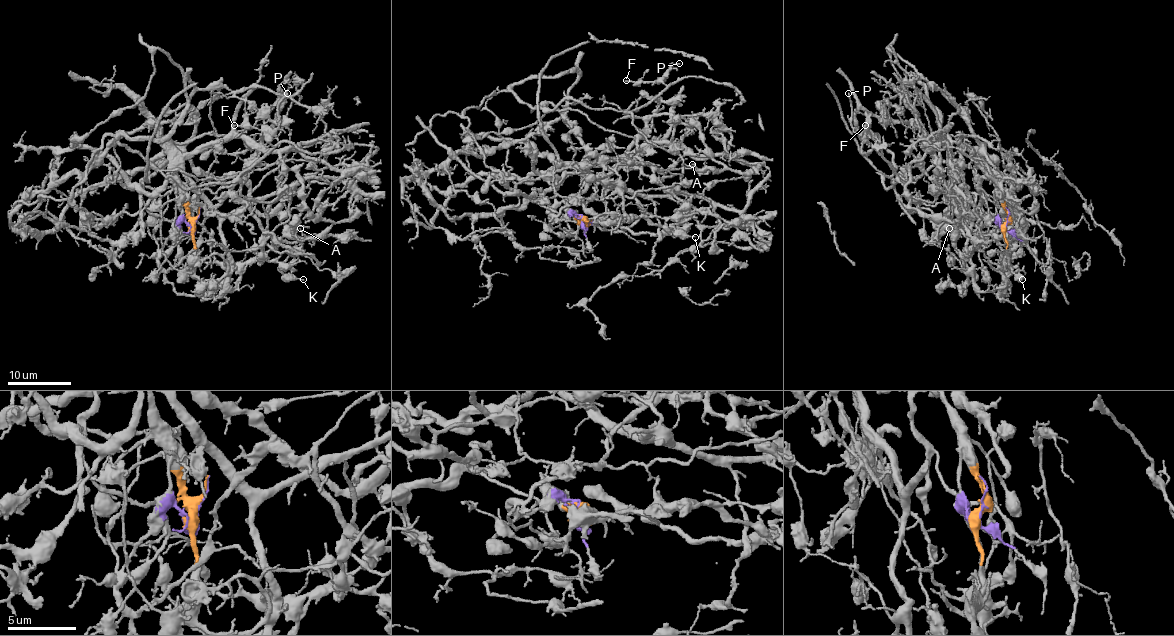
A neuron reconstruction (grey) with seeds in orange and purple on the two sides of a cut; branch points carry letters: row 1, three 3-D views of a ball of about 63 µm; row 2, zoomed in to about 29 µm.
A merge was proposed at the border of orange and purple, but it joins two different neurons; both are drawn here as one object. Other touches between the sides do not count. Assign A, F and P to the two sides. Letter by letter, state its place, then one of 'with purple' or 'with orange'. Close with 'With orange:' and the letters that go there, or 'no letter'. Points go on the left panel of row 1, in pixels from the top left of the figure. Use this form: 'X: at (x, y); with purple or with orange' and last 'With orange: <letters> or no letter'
A: at (300, 228); with orange
F: at (234, 125); with purple
P: at (287, 93); with purple
With orange: A

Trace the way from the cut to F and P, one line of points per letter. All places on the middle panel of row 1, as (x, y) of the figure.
F: (586, 221), (551, 218), (589, 199), (636, 140), (555, 109), (565, 99), (627, 112), (666, 86), (625, 80)
P: (586, 221), (551, 218), (589, 199), (636, 140), (555, 109), (565, 99), (644, 107), (679, 63)

